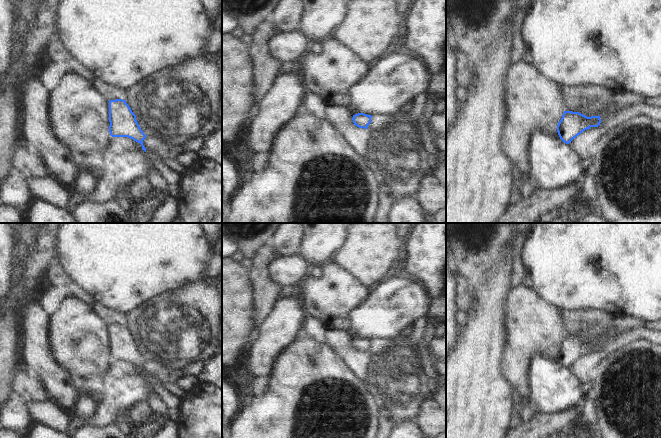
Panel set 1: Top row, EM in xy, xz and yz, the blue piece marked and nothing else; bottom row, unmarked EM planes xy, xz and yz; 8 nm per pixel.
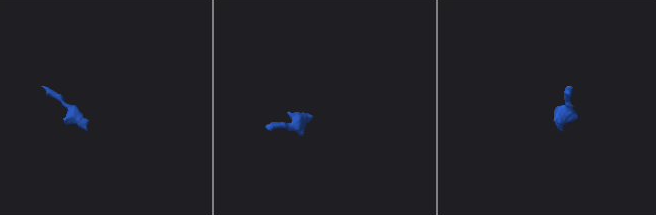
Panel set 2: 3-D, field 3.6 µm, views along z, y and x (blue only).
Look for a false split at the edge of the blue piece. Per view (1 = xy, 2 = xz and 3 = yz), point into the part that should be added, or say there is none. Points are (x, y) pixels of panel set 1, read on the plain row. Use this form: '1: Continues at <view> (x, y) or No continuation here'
1: No continuation here
2: No continuation here
3: No continuation here

